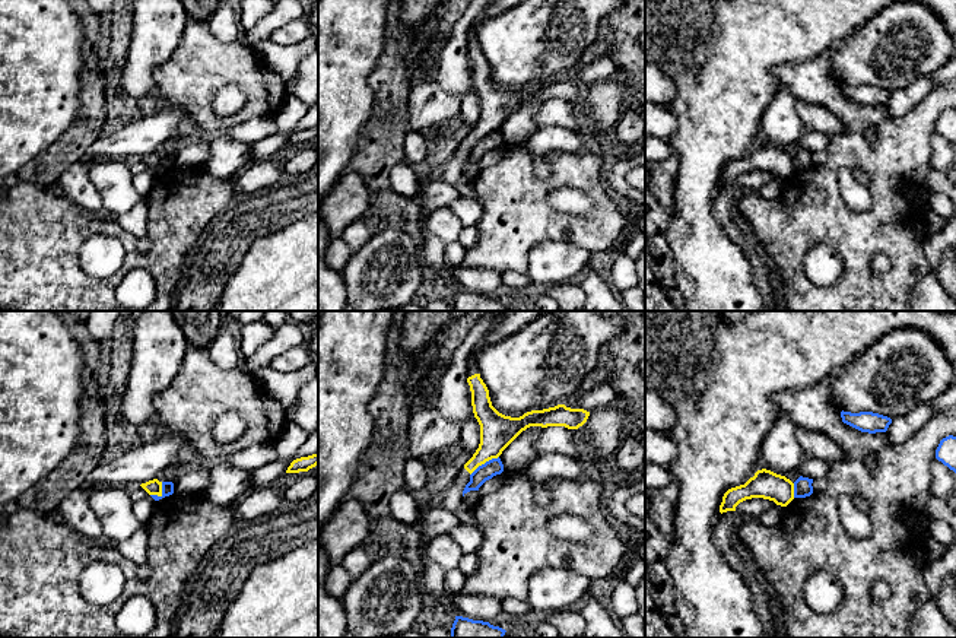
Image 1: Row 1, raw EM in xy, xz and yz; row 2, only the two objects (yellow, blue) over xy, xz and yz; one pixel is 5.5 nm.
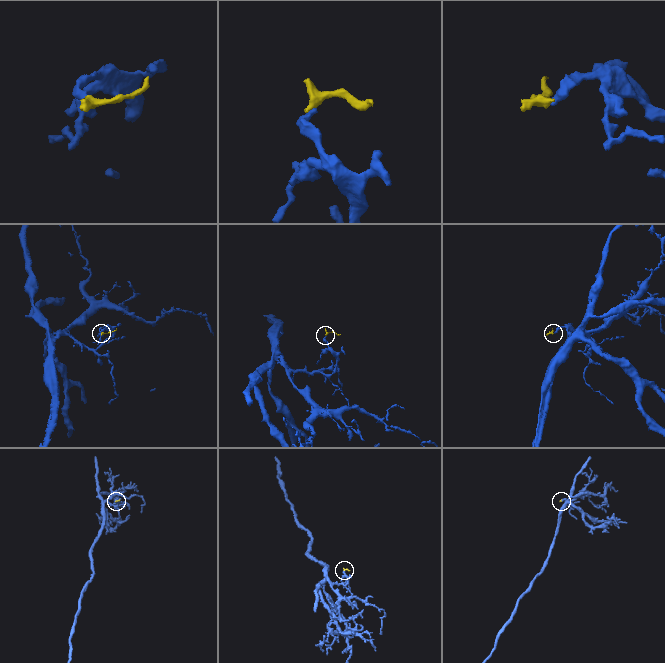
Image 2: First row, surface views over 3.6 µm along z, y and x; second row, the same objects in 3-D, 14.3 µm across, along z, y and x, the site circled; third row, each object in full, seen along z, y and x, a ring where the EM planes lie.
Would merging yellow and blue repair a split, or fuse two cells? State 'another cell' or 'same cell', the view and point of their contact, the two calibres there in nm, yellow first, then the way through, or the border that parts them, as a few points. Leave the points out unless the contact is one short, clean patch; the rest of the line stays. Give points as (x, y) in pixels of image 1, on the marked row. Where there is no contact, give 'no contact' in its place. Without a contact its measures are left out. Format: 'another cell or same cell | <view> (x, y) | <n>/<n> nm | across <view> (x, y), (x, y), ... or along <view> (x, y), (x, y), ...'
another cell | xz (483, 463) | 190/90 nm | along xz (498, 456), (482, 463), (470, 475)

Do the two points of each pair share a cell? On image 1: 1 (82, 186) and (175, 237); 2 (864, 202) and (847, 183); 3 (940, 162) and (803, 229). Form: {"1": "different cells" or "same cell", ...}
{"1": "different cells", "2": "same cell", "3": "different cells"}

